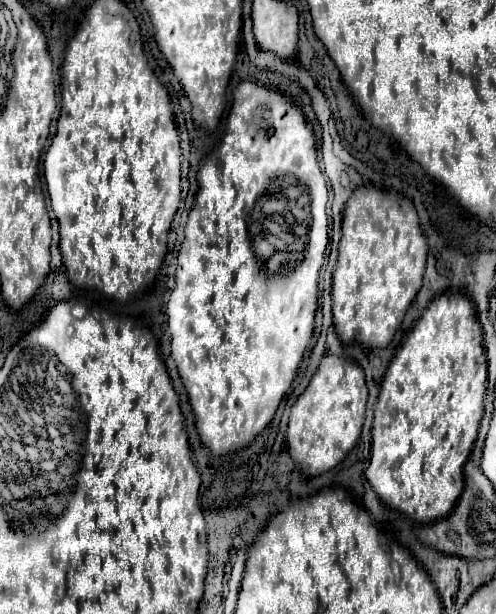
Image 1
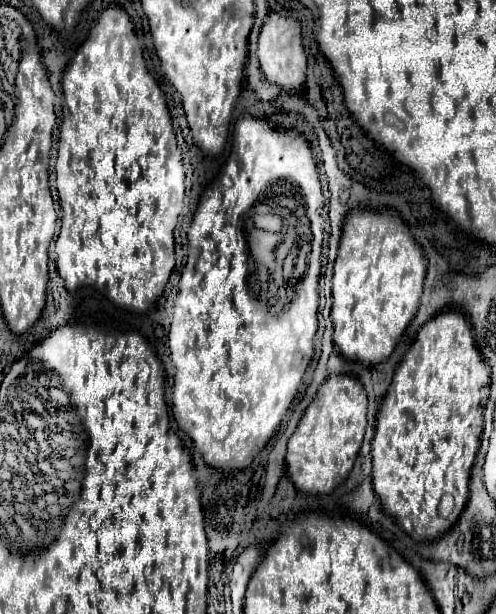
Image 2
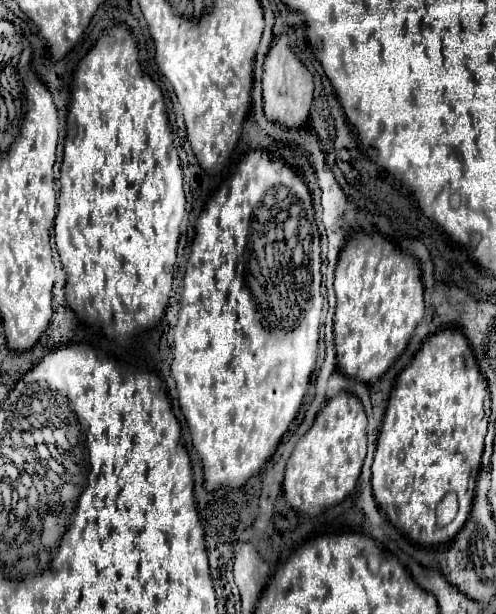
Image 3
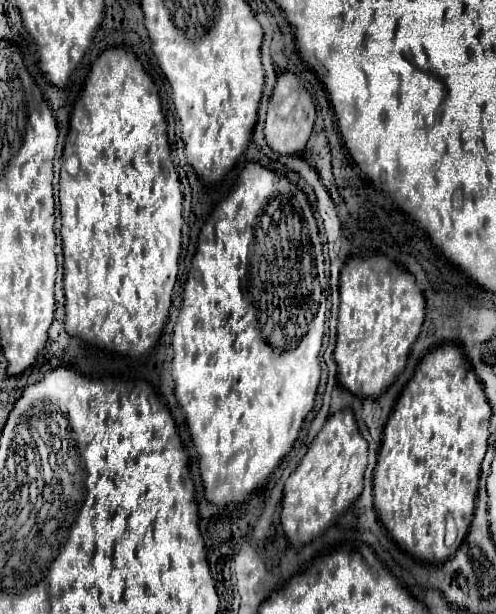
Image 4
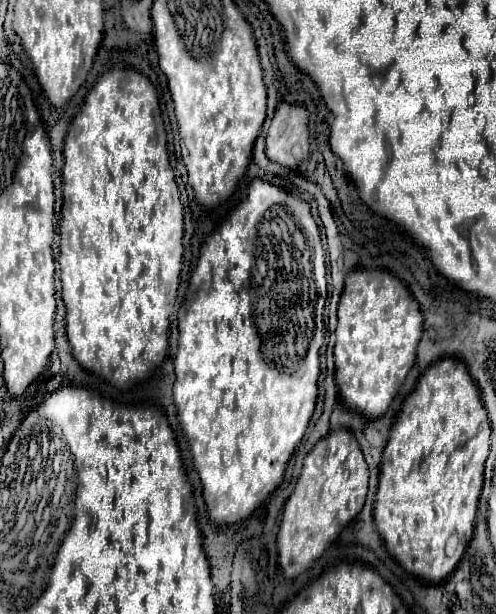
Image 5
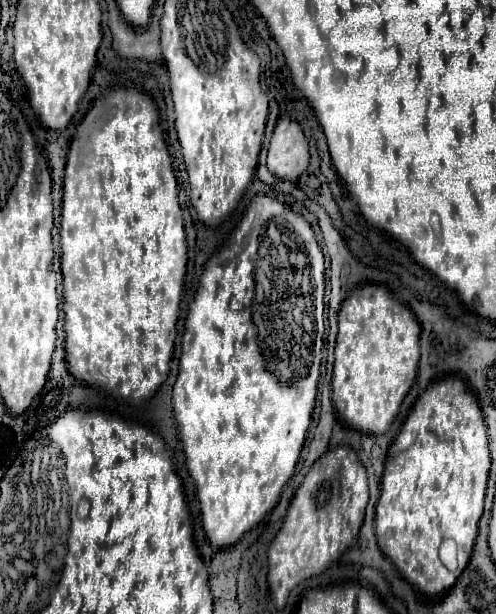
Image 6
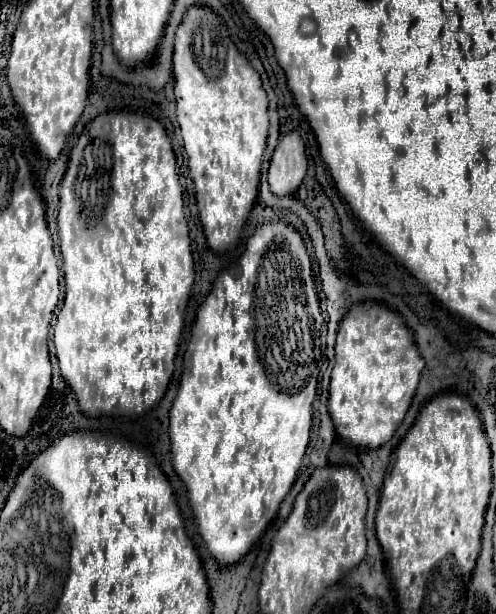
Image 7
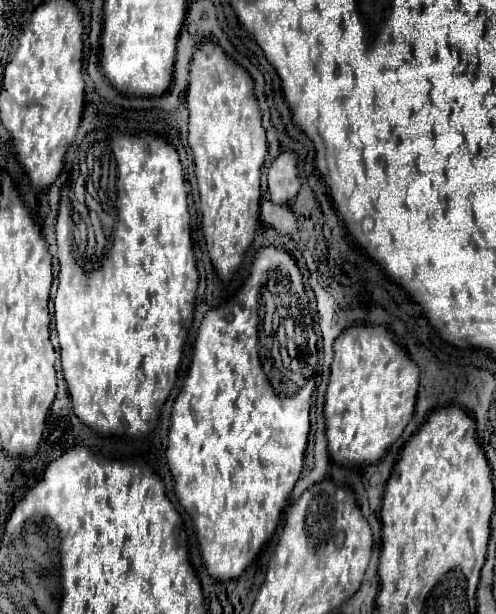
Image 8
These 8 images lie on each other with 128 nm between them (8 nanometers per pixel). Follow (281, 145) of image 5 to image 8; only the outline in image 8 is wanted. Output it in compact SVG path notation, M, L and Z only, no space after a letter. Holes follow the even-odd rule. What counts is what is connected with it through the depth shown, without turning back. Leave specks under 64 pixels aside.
M280 152L268 170L268 192L274 204L290 204L300 192L298 162L292 152Z

